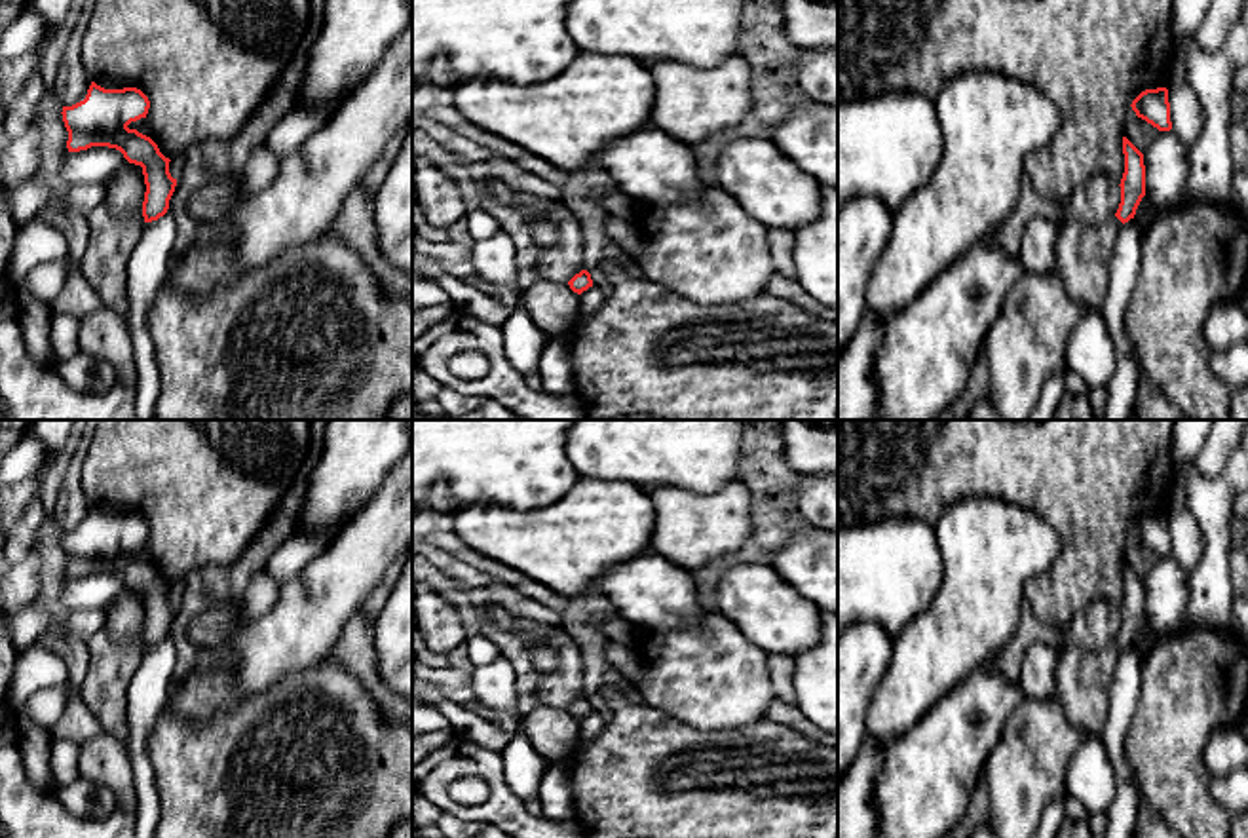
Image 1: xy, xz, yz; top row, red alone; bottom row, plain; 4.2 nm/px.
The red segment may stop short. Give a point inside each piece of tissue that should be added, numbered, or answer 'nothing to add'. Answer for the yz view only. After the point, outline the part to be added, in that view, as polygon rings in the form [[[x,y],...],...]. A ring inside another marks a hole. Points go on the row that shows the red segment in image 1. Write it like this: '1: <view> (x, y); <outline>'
1: yz (1083, 253); [[[1117,217],[1100,226],[1058,224],[1056,272],[1073,300],[1094,306],[1104,302],[1109,285],[1109,258],[1121,226]]]

